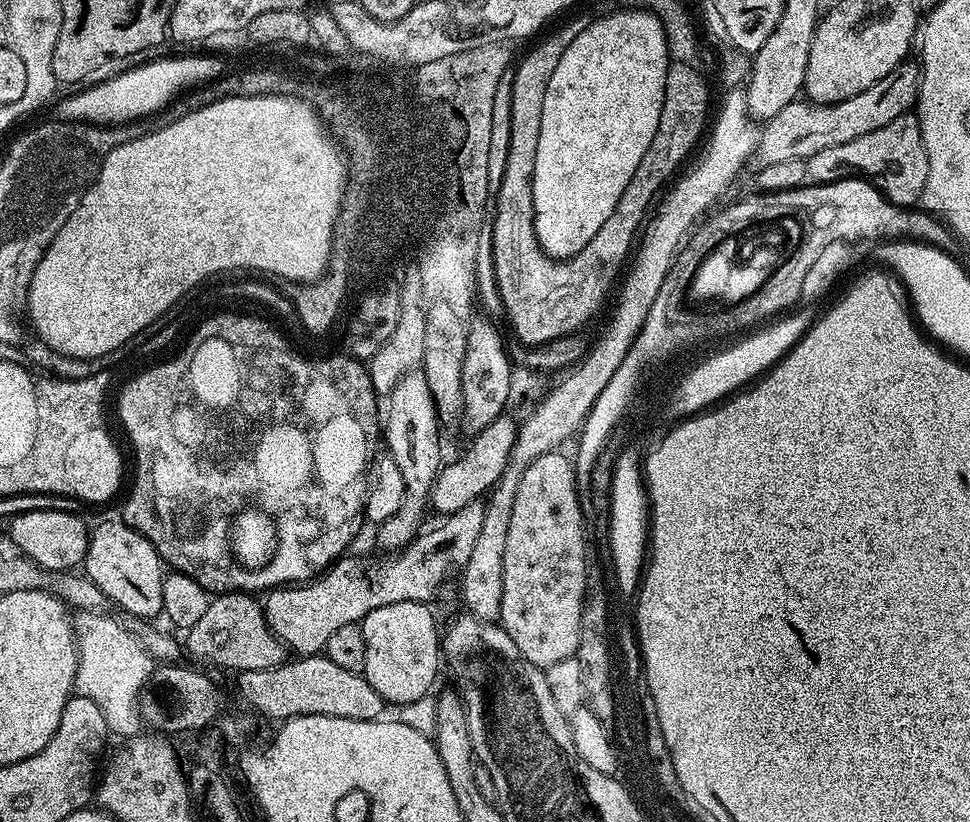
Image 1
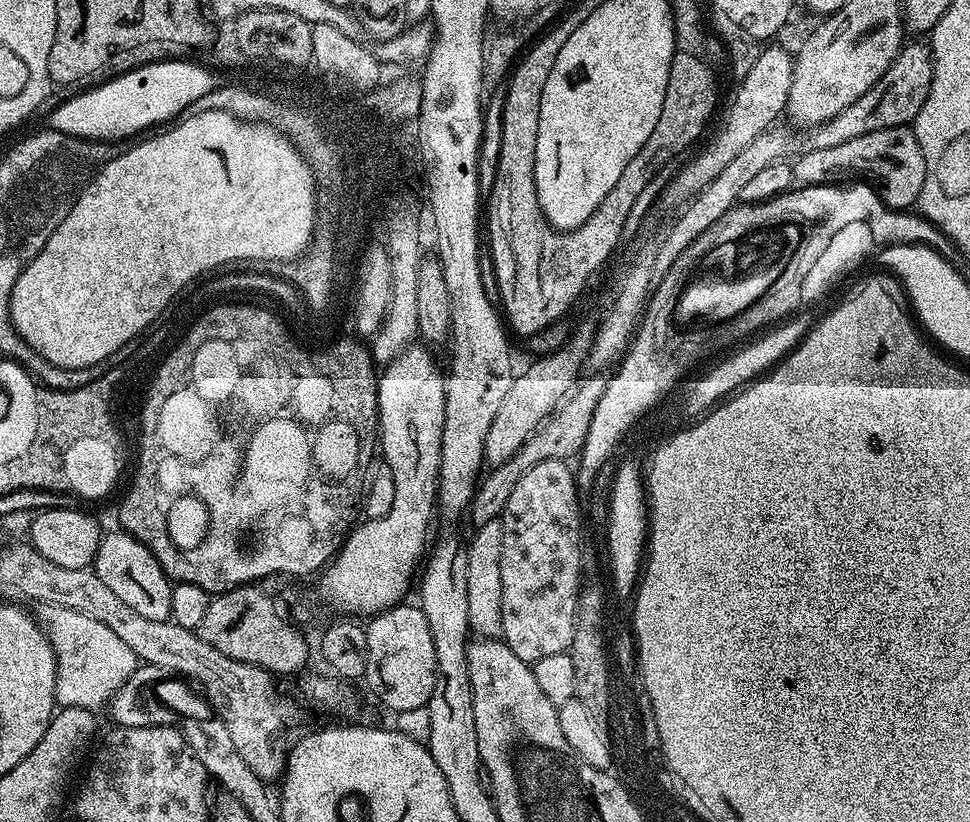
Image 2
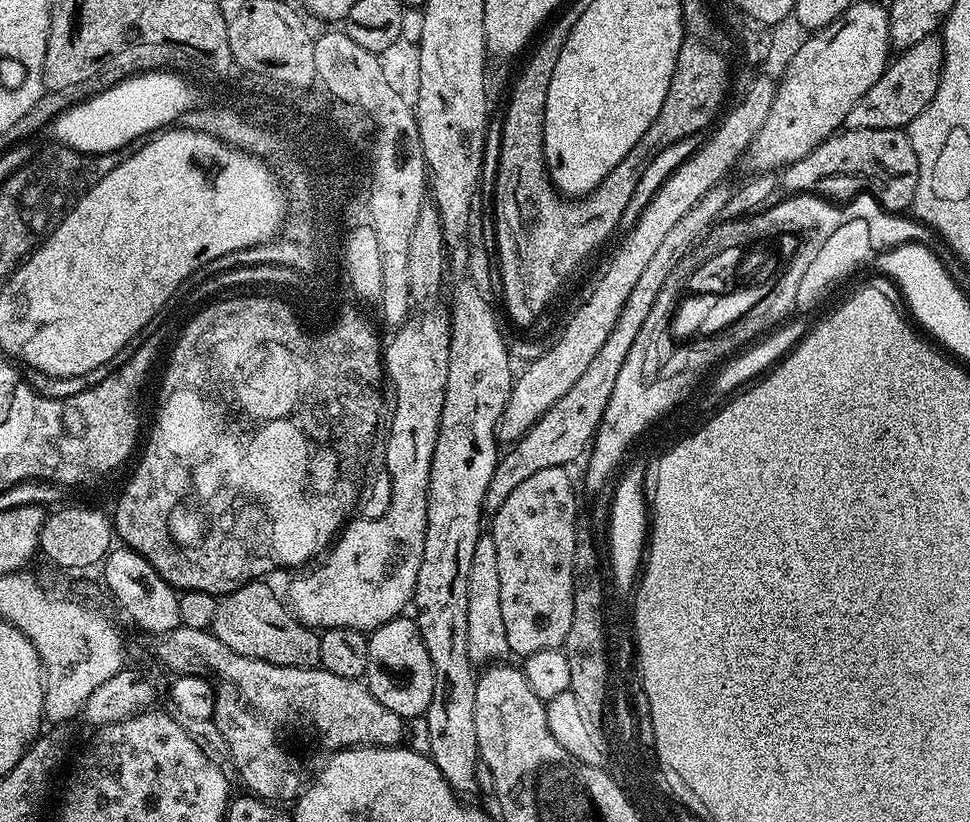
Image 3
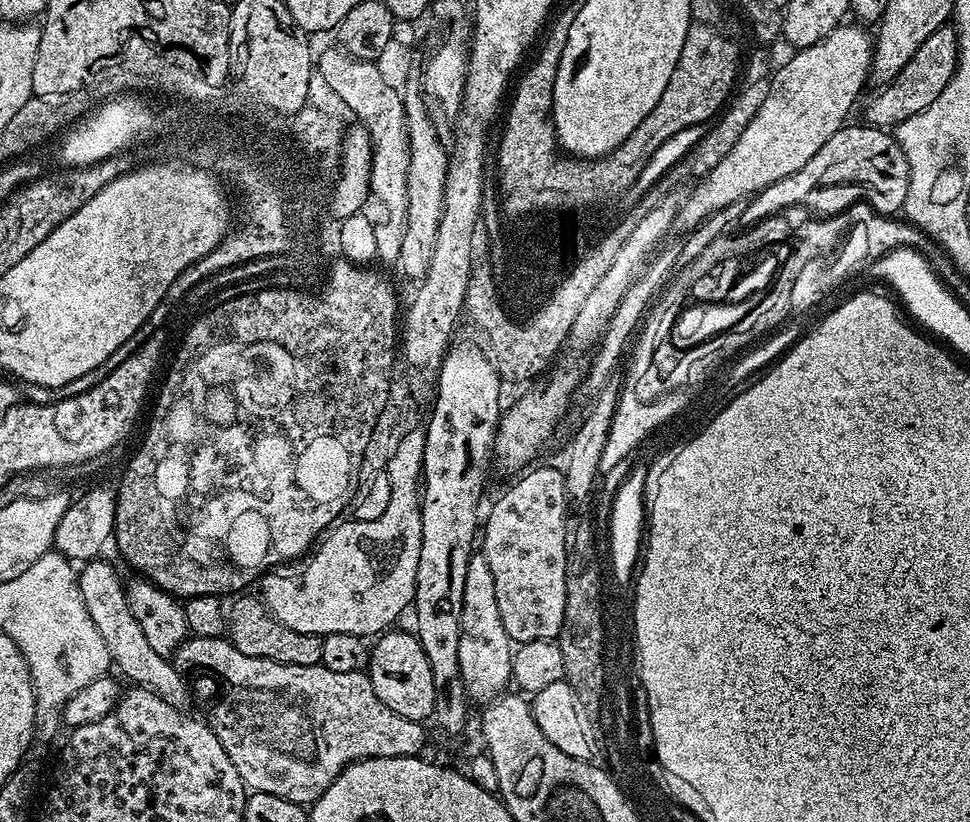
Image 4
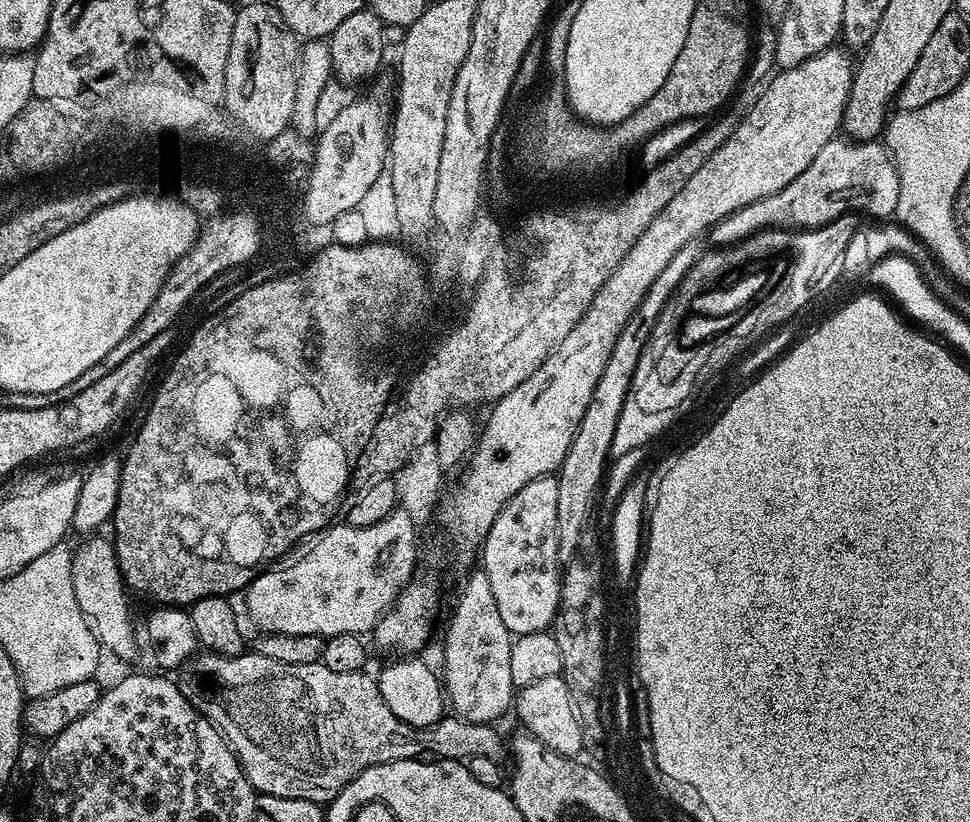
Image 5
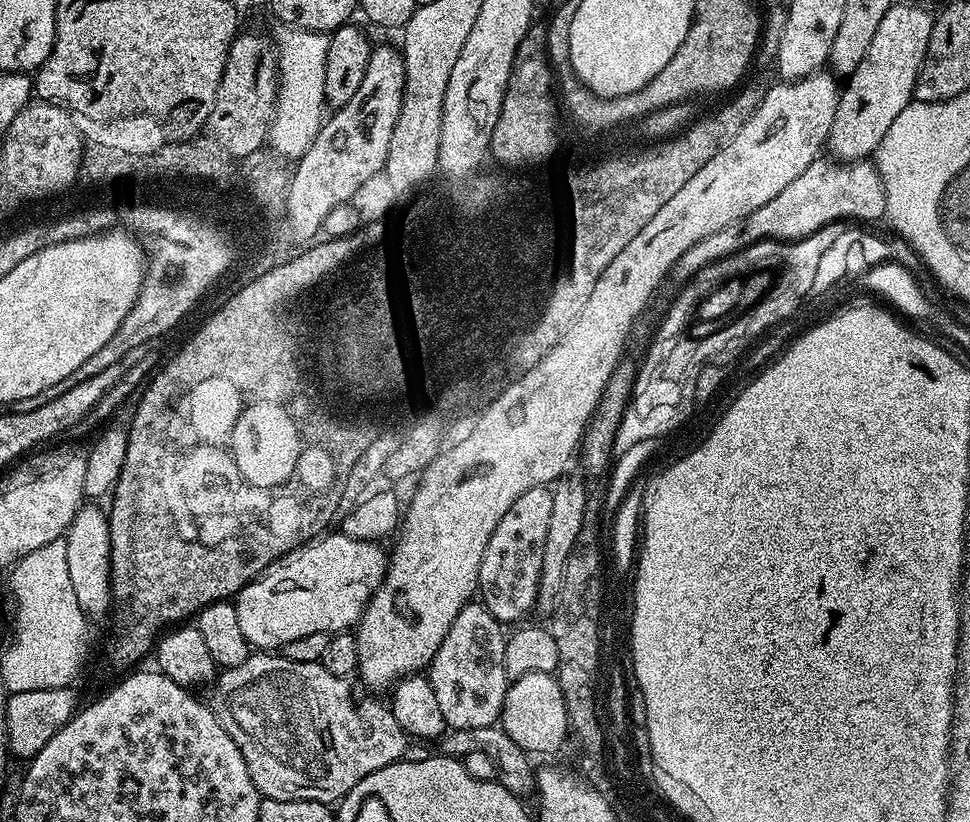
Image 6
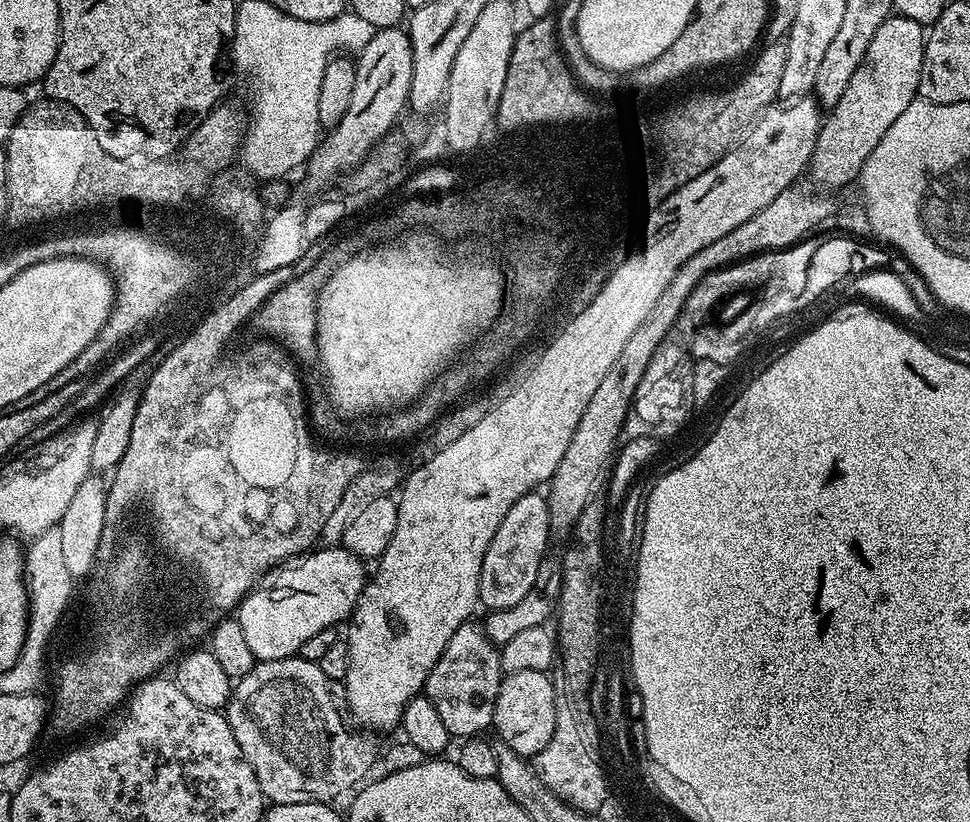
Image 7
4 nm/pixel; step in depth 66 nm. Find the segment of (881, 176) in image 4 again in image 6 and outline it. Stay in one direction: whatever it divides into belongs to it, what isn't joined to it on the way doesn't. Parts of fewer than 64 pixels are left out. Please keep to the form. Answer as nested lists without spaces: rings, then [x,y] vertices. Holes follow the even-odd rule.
[[[832,158],[818,159],[810,166],[806,166],[806,170],[802,170],[802,174],[798,174],[798,178],[794,178],[794,182],[790,182],[790,186],[785,186],[779,194],[774,194],[774,198],[770,198],[770,202],[766,202],[766,206],[758,206],[758,210],[750,210],[750,214],[738,218],[738,222],[725,226],[723,230],[714,230],[714,234],[706,234],[706,238],[694,242],[694,246],[690,246],[690,250],[686,250],[686,254],[682,254],[682,258],[678,258],[678,262],[672,267],[671,283],[683,286],[690,278],[694,278],[694,274],[698,274],[698,270],[702,270],[702,266],[710,266],[710,262],[718,262],[754,242],[801,240],[815,234],[828,224],[847,221],[849,219],[847,216],[857,216],[860,220],[876,220],[884,216],[884,183],[880,181],[875,163],[868,160],[837,162]]]

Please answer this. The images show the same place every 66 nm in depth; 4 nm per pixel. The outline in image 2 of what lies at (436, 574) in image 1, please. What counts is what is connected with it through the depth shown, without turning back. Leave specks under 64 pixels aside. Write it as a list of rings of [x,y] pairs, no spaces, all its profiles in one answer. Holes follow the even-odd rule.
[[[592,375],[596,376],[590,377],[588,381],[585,379],[569,395],[564,403],[544,421],[542,427],[533,435],[532,439],[527,440],[521,446],[518,454],[514,454],[514,458],[510,458],[504,464],[497,465],[489,476],[487,473],[479,481],[476,492],[472,496],[472,503],[466,509],[467,515],[472,515],[473,525],[479,526],[491,520],[501,519],[506,502],[510,498],[510,490],[514,490],[518,478],[522,478],[522,474],[526,474],[526,470],[534,470],[534,466],[538,466],[540,462],[546,462],[547,460],[568,462],[571,461],[571,456],[572,459],[579,457],[587,435],[590,433],[591,419],[594,418],[599,399],[602,398],[606,381],[603,375]]]

